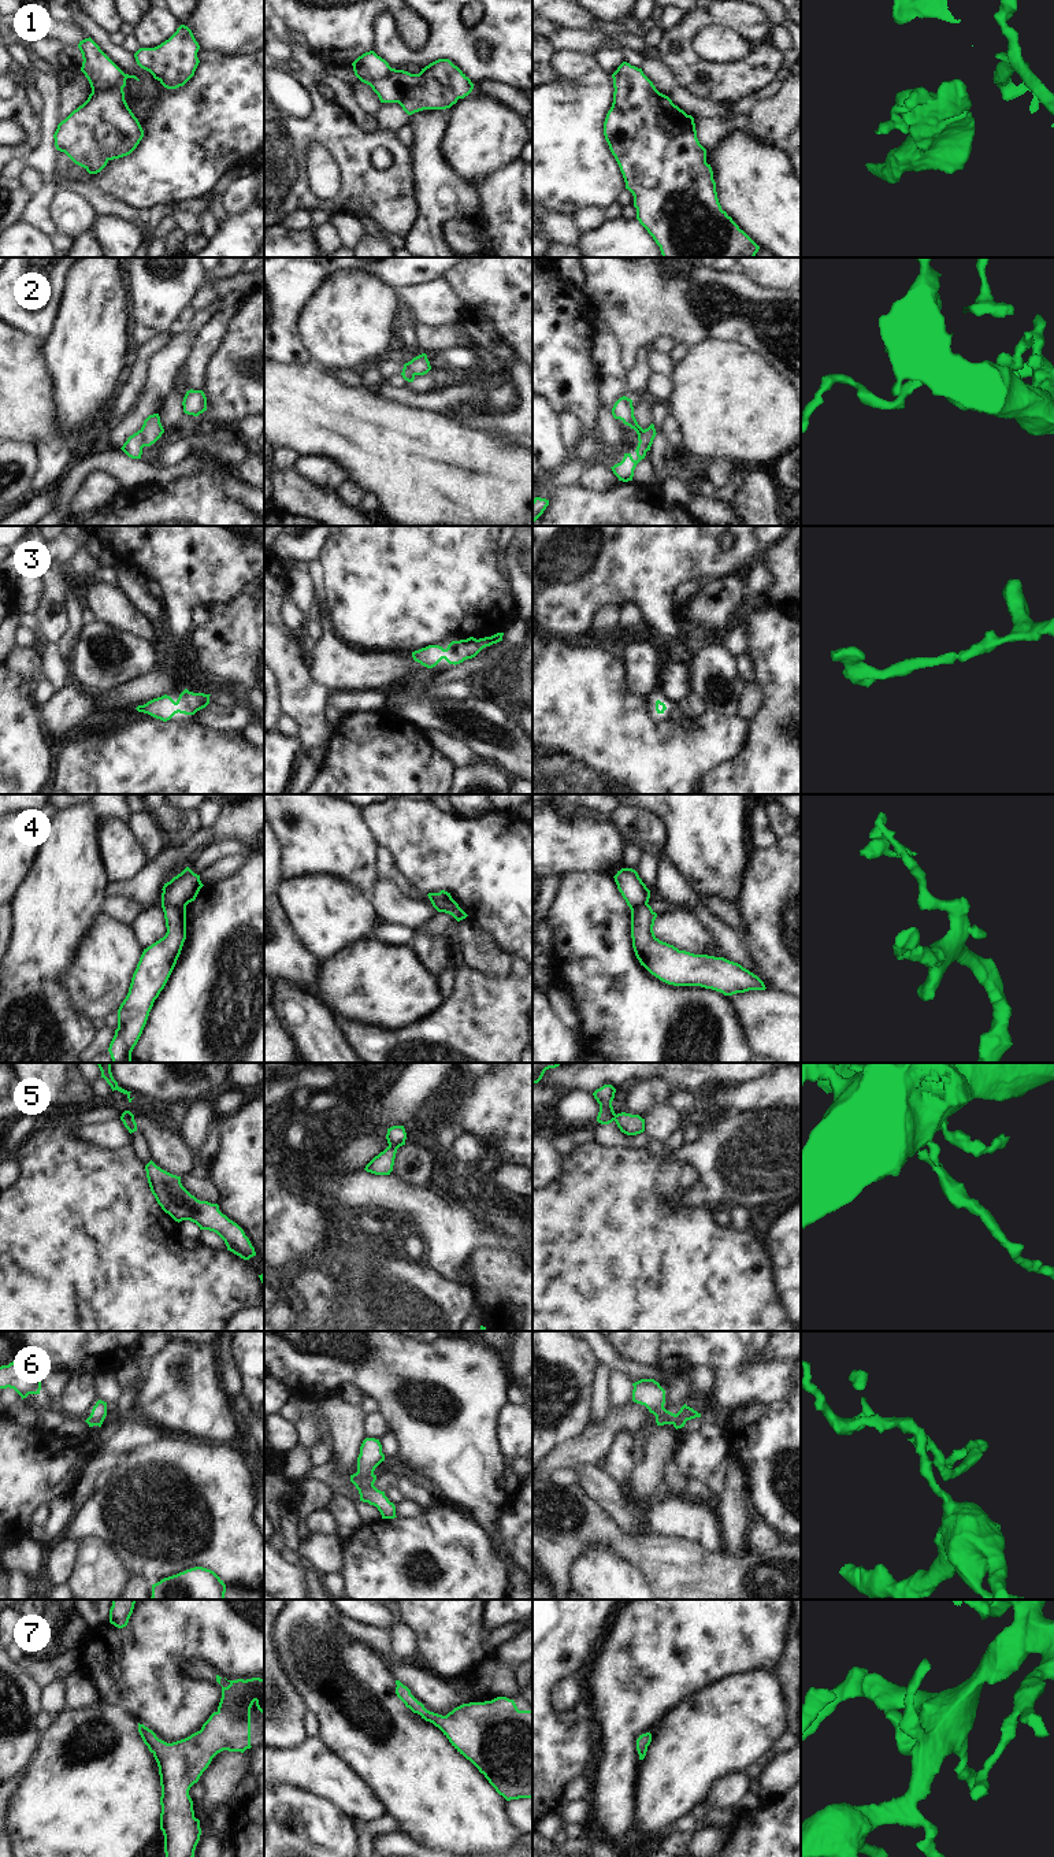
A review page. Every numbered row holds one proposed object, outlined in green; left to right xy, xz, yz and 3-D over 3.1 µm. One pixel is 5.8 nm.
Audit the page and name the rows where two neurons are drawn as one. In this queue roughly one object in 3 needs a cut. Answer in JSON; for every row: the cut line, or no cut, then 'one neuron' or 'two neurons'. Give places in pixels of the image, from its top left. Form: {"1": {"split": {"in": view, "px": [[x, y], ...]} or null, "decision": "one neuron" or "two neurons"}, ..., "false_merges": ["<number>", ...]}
{"1": {"split": {"in": "xy", "px": [[123, 73], [114, 85], [92, 91]]}, "decision": "two neurons"}, "2": {"split": {"in": "xy", "px": [[138, 430], [143, 447]]}, "decision": "two neurons"}, "3": {"split": null, "decision": "one neuron"}, "4": {"split": {"in": "xy", "px": [[162, 904], [185, 907]]}, "decision": "two neurons"}, "5": {"split": {"in": "xz", "px": [[389, 1144], [397, 1148]]}, "decision": "two neurons"}, "6": {"split": null, "decision": "one neuron"}, "7": {"split": null, "decision": "one neuron"}, "false_merges": ["1", "2", "4", "5"]}

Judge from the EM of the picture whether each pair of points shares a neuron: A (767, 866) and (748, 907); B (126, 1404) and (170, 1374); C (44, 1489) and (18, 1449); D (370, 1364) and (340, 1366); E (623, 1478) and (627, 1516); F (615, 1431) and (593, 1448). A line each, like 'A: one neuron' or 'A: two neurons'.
A: one neuron
B: two neurons
C: one neuron
D: one neuron
E: two neurons
F: one neuron

